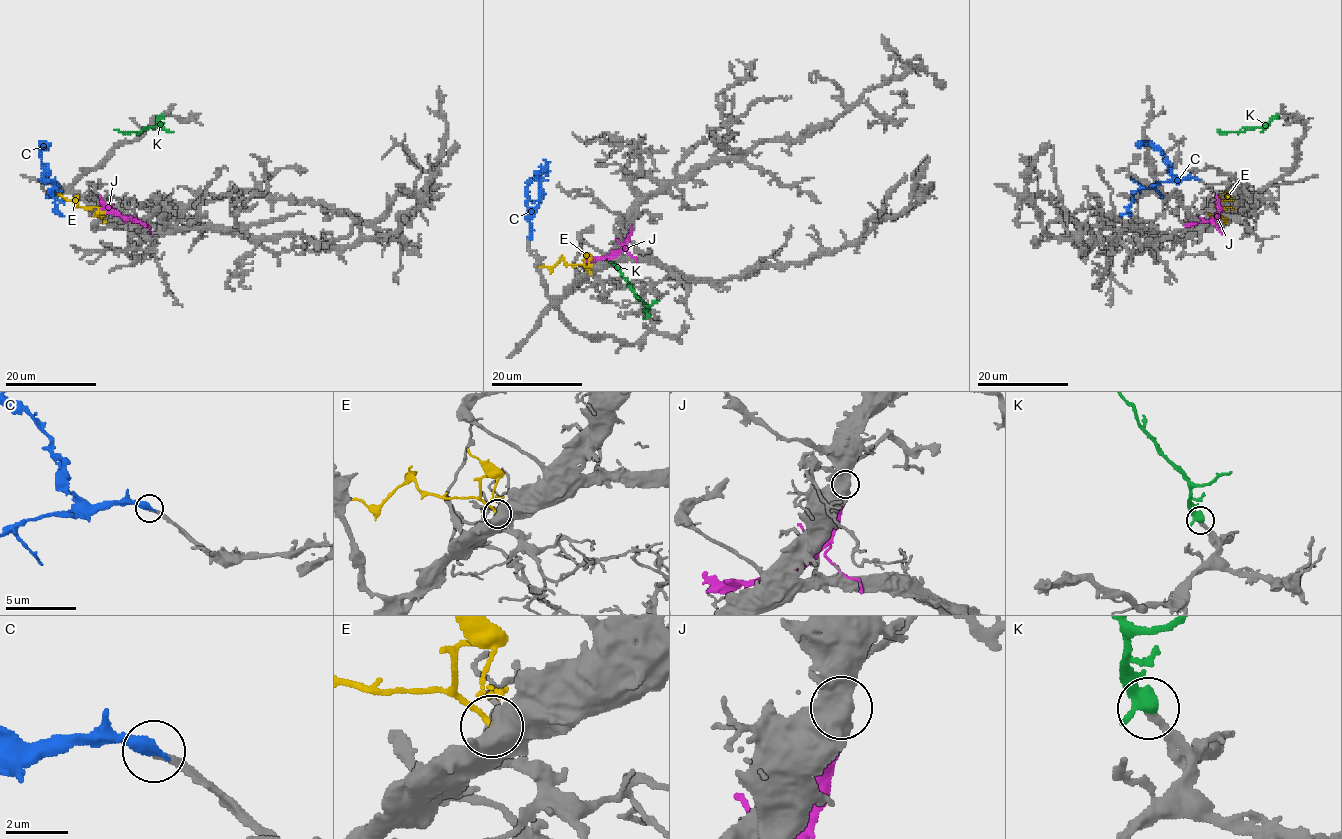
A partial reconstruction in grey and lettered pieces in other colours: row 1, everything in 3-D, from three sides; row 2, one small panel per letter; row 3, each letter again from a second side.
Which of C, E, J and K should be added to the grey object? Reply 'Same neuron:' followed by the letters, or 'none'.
Same neuron: C, K

